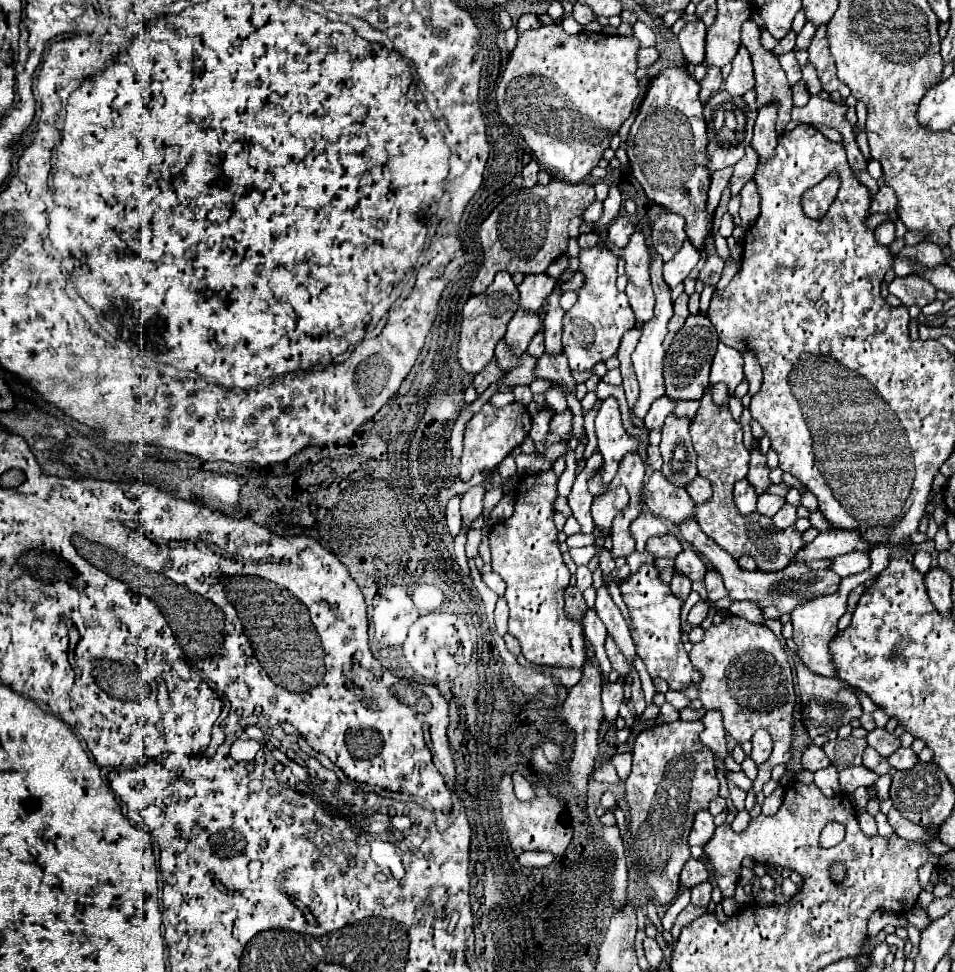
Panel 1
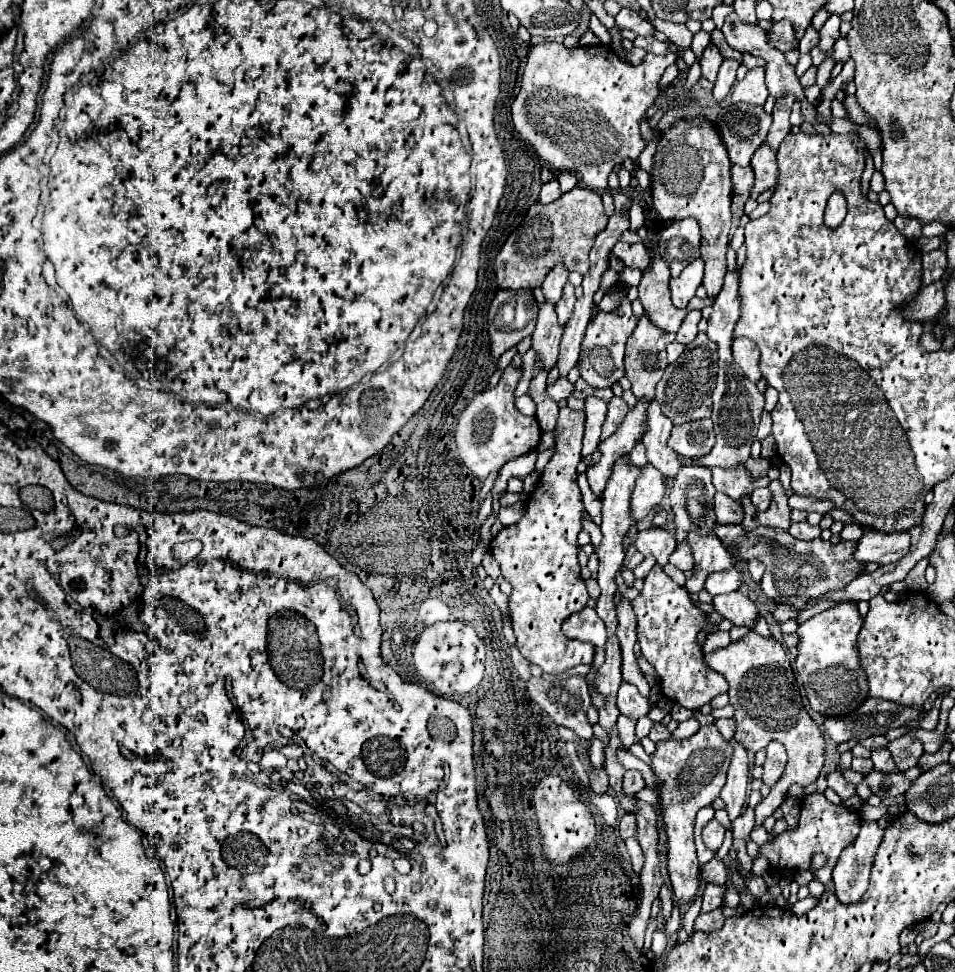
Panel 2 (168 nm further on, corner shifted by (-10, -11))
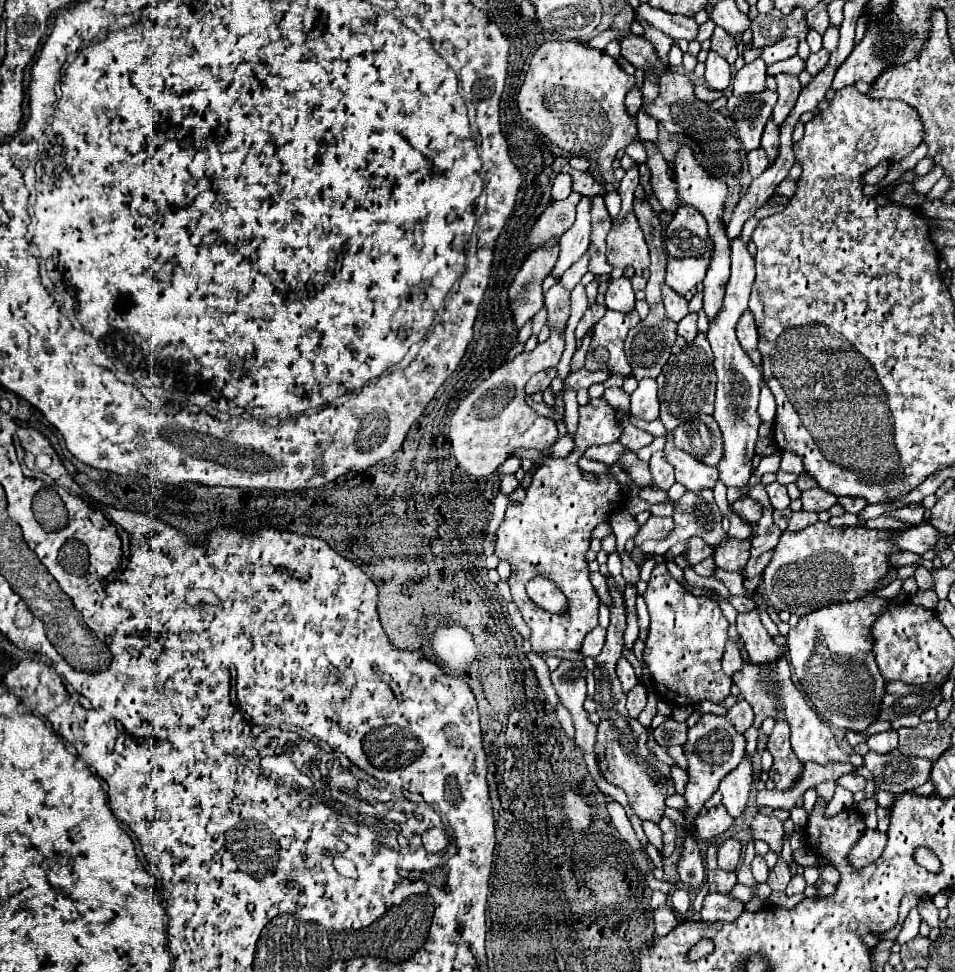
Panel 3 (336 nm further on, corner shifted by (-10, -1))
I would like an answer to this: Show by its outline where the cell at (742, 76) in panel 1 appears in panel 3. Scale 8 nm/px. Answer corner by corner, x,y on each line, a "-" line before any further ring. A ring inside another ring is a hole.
758,57
750,65
744,65
734,81
732,81
732,93
734,95
746,95
746,93
760,93
766,89
766,63

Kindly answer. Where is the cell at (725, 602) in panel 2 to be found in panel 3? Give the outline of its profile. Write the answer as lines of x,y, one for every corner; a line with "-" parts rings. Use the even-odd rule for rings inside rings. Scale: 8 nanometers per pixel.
758,609
746,611
746,613
738,613
736,617
736,629
742,635
744,643
746,643
746,651
750,655
752,663
766,663
766,661
774,661
784,647
776,645
772,641
772,637
766,633

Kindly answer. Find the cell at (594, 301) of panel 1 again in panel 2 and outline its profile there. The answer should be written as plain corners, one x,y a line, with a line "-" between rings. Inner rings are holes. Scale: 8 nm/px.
622,299
622,305
618,311
598,313
592,317
582,341
582,351
580,351
580,361
578,361
580,375
588,385
610,387
624,377
624,345
630,333
634,331
636,323
638,319
634,317
628,299

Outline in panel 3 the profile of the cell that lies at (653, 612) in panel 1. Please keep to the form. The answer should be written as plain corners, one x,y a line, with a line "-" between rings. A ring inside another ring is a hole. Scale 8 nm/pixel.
658,563
642,595
650,613
650,631
644,649
644,661
652,673
656,691
662,699
676,705
700,701
722,701
732,687
732,679
722,671
720,657
728,639
728,621
716,601
688,593
670,577
664,563

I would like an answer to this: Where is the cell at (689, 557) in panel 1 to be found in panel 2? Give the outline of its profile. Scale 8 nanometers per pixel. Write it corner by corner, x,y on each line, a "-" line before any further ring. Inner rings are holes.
728,569
728,571
718,571
708,575
706,579
706,591
714,597
720,593
732,593
738,591
744,583
744,573
738,569

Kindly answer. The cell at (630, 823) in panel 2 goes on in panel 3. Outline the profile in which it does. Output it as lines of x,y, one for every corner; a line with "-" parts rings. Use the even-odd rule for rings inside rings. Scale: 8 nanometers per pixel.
642,821
642,829
644,829
648,841
650,841
654,847
660,847
660,845
662,845
662,833
660,833
660,829
658,829
656,823
652,823
652,821

